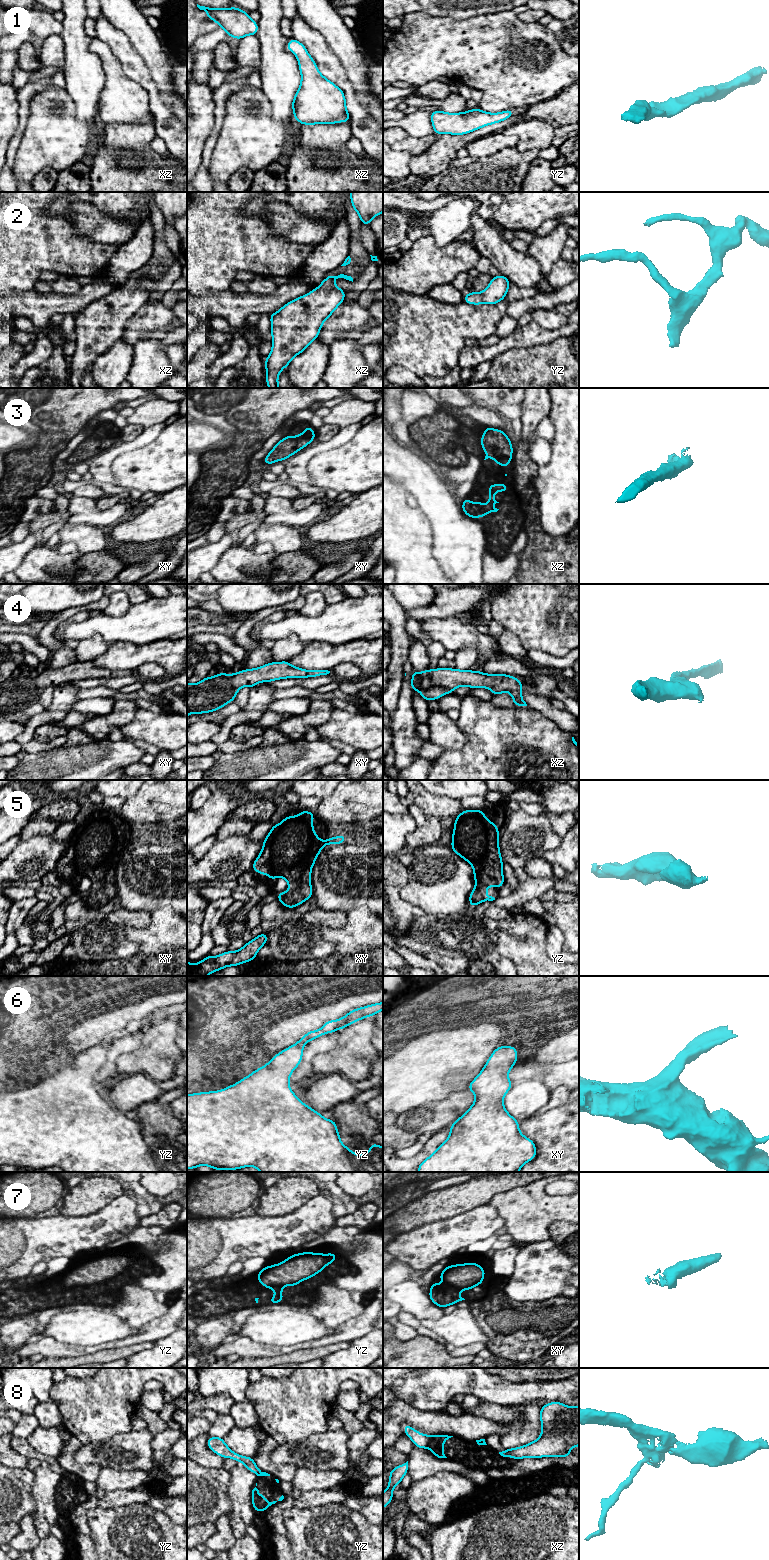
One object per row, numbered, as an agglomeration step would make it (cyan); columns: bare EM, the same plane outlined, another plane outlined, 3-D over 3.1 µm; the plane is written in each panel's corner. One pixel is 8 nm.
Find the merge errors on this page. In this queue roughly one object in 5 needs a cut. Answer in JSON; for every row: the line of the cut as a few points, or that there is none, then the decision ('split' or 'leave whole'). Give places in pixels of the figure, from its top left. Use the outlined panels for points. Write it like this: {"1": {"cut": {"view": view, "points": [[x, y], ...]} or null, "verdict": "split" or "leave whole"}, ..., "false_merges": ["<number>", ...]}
{"1": {"cut": null, "verdict": "leave whole"}, "2": {"cut": null, "verdict": "leave whole"}, "3": {"cut": null, "verdict": "leave whole"}, "4": {"cut": null, "verdict": "leave whole"}, "5": {"cut": null, "verdict": "leave whole"}, "6": {"cut": null, "verdict": "leave whole"}, "7": {"cut": null, "verdict": "leave whole"}, "8": {"cut": {"view": "xz", "points": [[434, 1436], [426, 1446]]}, "verdict": "split"}, "false_merges": ["8"]}

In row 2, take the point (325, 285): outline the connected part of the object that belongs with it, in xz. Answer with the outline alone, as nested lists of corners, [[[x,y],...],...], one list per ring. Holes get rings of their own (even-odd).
[[[344,274],[328,276],[318,288],[270,314],[272,350],[265,358],[266,383],[269,388],[280,388],[279,373],[318,338],[323,322],[344,301],[346,293],[334,284],[338,278],[353,282],[351,276]]]

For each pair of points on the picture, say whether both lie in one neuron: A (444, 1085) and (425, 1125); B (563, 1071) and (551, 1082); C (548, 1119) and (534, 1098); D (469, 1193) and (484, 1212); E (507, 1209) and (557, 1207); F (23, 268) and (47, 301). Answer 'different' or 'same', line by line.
A: different
B: same
C: different
D: different
E: same
F: different

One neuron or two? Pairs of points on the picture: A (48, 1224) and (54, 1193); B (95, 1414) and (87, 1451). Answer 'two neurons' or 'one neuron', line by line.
A: two neurons
B: two neurons

